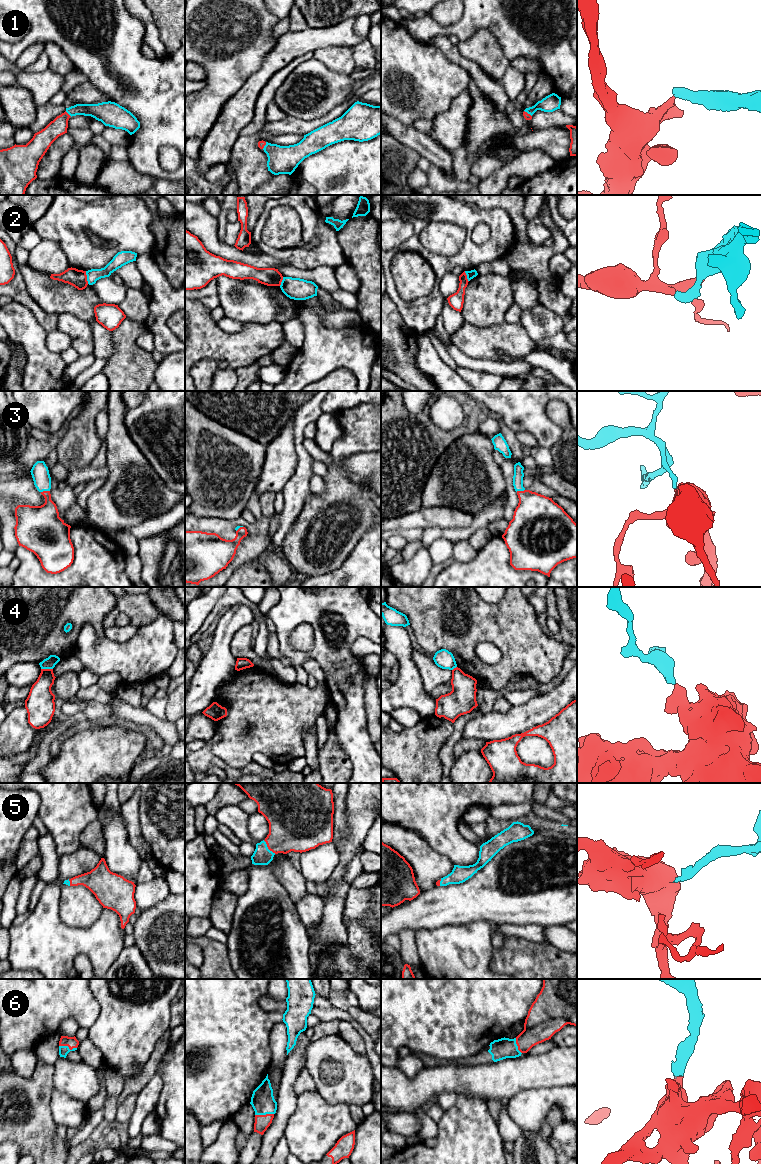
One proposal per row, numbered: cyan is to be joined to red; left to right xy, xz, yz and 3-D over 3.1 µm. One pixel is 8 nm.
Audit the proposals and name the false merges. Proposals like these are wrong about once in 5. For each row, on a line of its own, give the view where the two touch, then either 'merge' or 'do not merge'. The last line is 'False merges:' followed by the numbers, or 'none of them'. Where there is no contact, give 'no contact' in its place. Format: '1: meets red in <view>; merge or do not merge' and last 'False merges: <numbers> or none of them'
1: meets red in xy; merge
2: meets red in xy; do not merge
3: meets red in xy; merge
4: meets red in xy; do not merge
5: meets red in xz; merge
6: meets red in xy; merge
False merges: 2, 4

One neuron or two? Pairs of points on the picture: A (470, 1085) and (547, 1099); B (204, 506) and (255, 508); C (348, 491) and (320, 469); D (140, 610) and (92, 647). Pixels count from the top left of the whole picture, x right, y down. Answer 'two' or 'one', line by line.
A: two
B: two
C: two
D: two

